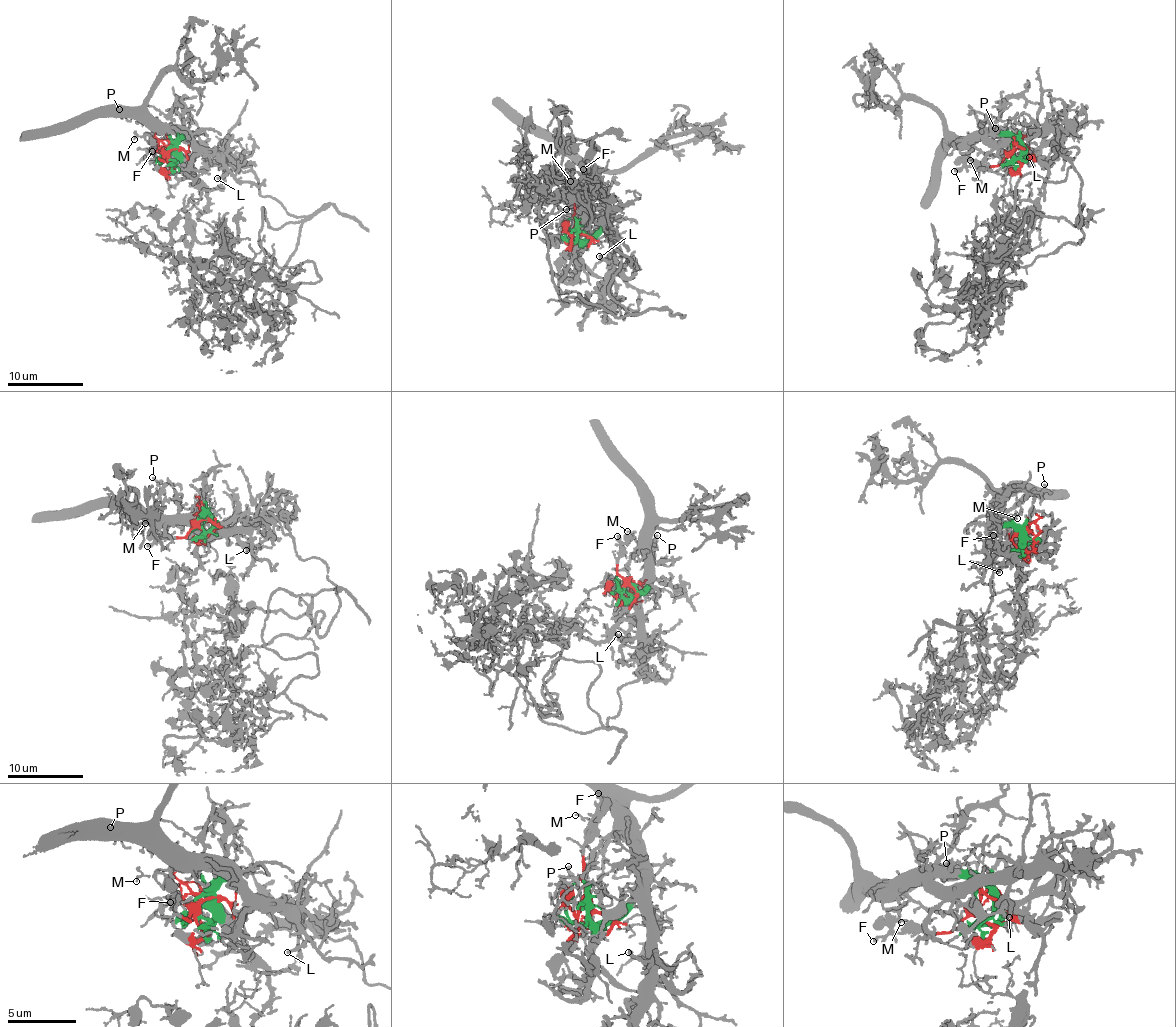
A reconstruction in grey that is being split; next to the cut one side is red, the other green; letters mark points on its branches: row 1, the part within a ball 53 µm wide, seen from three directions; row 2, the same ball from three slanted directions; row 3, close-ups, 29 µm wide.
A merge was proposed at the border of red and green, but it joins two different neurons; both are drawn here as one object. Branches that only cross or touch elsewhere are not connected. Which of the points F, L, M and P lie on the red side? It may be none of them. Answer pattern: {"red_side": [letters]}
{"red_side": ["F", "M"]}

